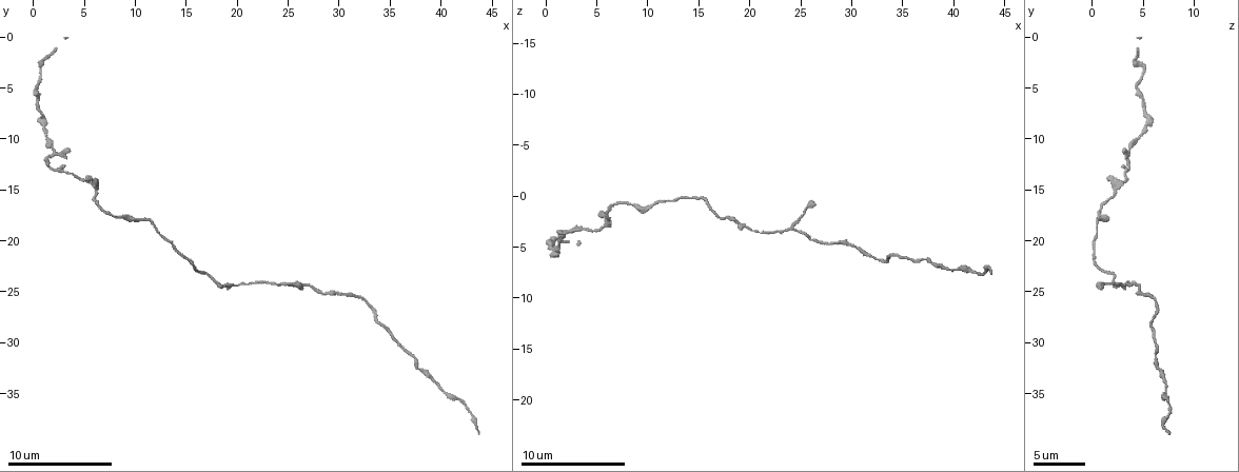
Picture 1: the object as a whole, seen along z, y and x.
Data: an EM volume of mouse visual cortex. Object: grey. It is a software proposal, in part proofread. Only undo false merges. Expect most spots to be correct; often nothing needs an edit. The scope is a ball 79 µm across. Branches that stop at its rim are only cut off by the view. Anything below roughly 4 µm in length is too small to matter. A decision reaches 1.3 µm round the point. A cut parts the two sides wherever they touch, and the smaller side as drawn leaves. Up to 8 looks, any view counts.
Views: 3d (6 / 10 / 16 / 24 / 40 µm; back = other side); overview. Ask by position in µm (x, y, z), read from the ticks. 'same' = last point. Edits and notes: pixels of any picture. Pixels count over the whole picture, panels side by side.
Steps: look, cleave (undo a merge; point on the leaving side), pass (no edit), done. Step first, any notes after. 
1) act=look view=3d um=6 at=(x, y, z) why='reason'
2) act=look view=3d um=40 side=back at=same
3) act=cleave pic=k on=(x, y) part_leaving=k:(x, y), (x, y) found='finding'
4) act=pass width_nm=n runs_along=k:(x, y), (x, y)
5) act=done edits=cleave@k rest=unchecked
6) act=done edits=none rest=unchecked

act=look view=3d um=10 at=(8.6, 17.4, 1.0) why='sudden change in width'

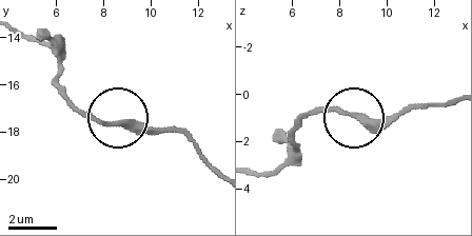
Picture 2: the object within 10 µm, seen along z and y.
act=pass width_nm=230 runs_along=2:(453, 99), (374, 121), (326, 109), (297, 115) found='all the same neuron'

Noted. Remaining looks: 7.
act=look view=3d um=10 at=(1.4, 12.0, 3.6) why='sudden change in width'

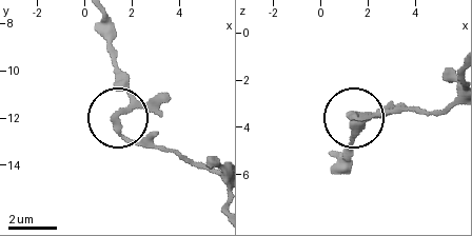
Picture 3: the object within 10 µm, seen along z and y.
act=pass arms=3 found='continuous, no second neuron'

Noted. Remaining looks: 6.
act=look view=3d um=10 at=(0.8, 7.6, 5.6) why='thick turns thin'

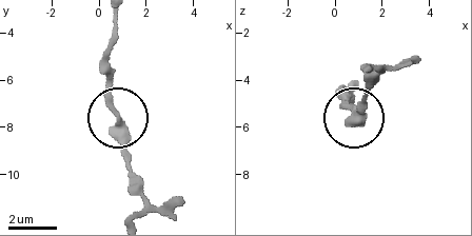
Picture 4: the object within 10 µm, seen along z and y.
act=pass runs_along=4:(371, 66), (377, 75), (353, 115), (342, 99) found='continuous, no second neuron'

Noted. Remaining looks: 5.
act=look view=3d um=6 at=(5.2, 14.0, 3.4) why='calibre changes'

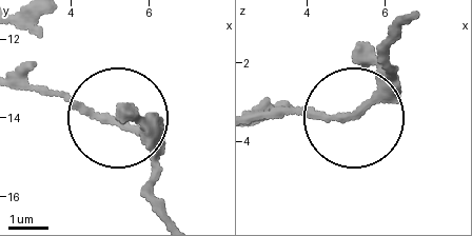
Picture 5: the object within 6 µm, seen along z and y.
act=look view=3d um=6 side=back at=same why='other side'

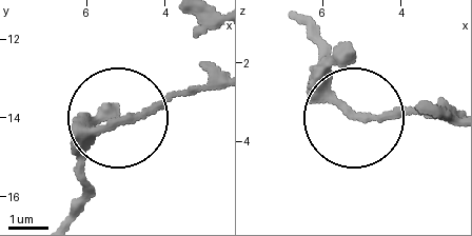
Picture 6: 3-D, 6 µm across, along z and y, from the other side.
act=pass found='continuous, no second neuron'

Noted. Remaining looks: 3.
act=done edits=none rest=unchecked

